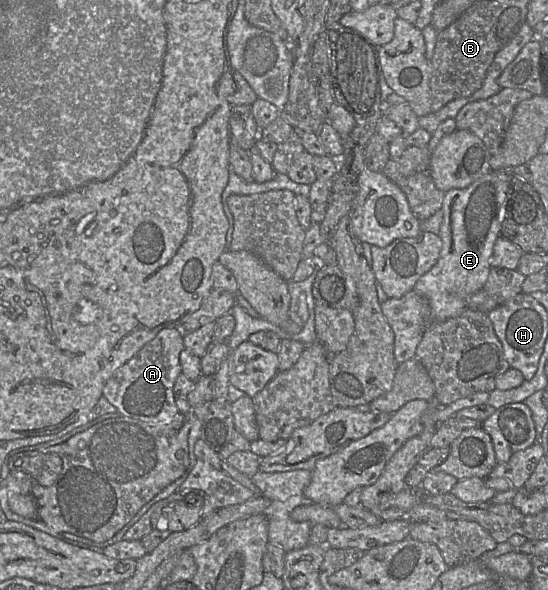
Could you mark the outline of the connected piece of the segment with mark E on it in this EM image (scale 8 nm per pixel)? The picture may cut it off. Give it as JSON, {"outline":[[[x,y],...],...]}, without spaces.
{"outline":[[[490,171],[465,189],[445,192],[439,231],[443,242],[440,256],[413,289],[428,300],[431,321],[442,322],[459,316],[468,308],[468,298],[483,289],[491,269],[493,246],[501,231],[510,172]]]}

